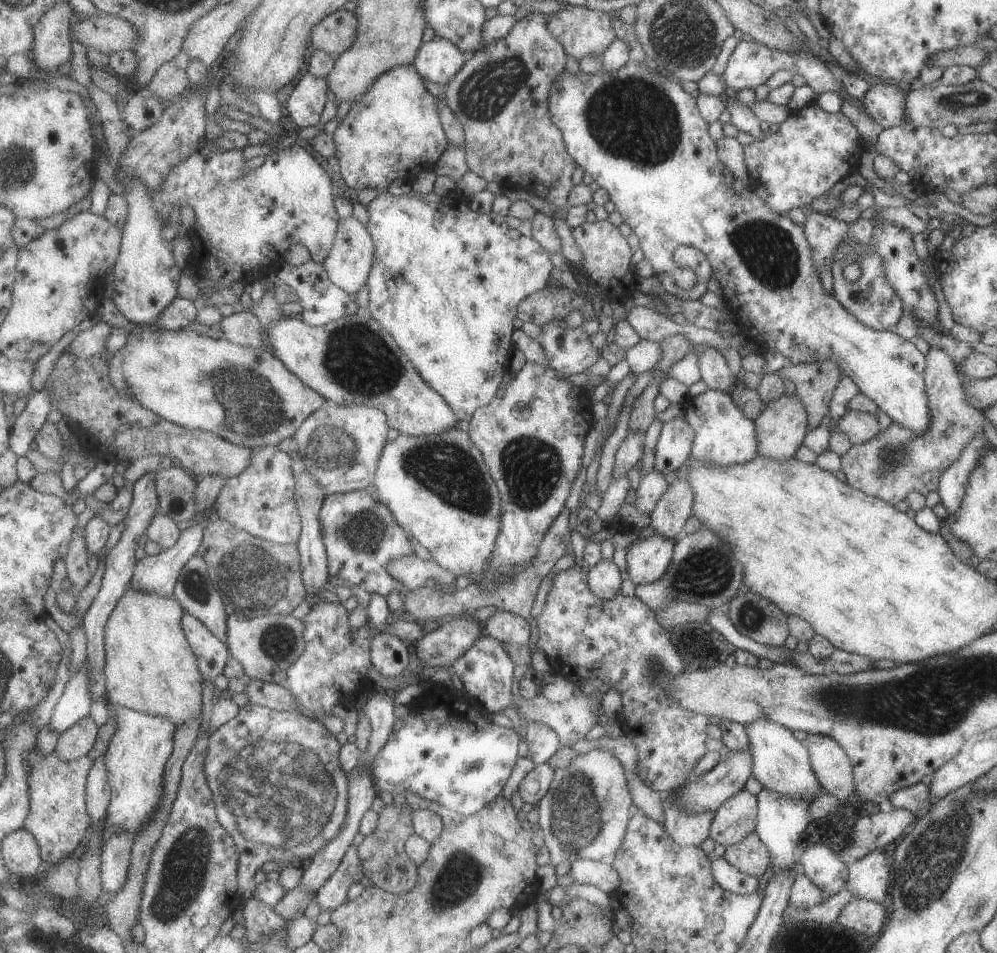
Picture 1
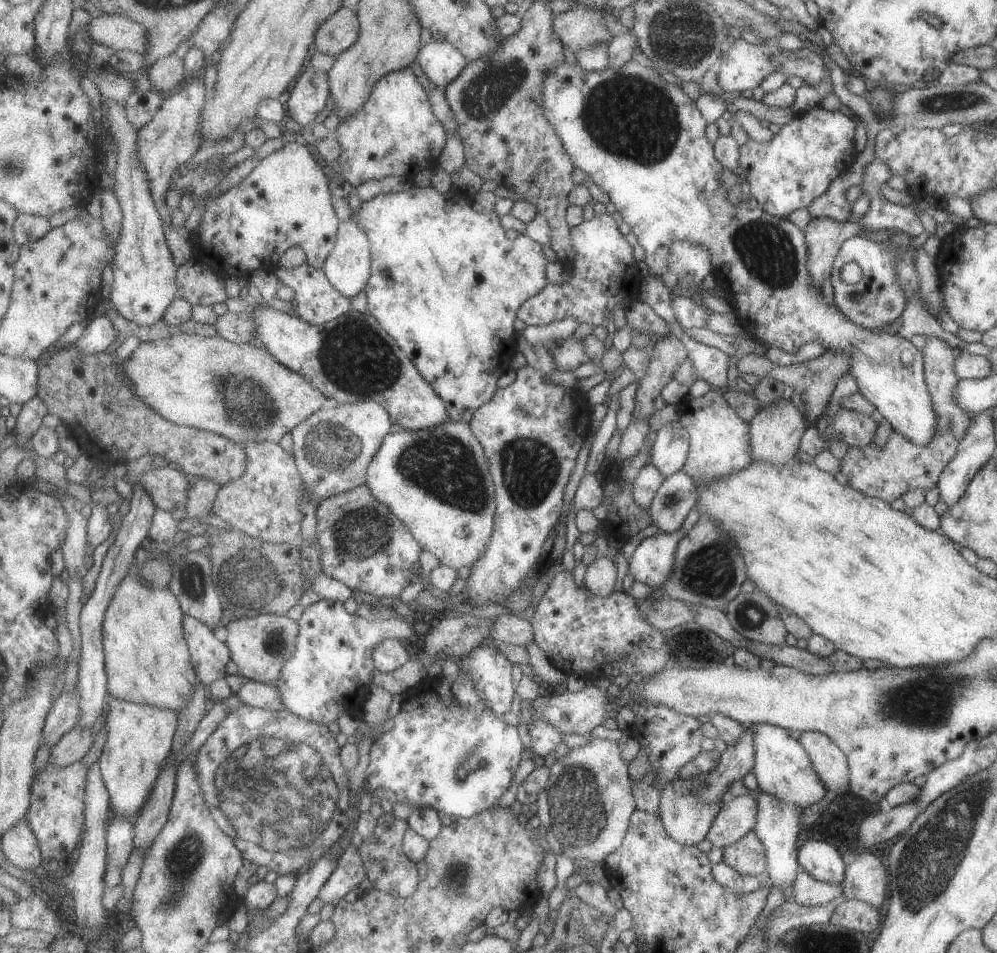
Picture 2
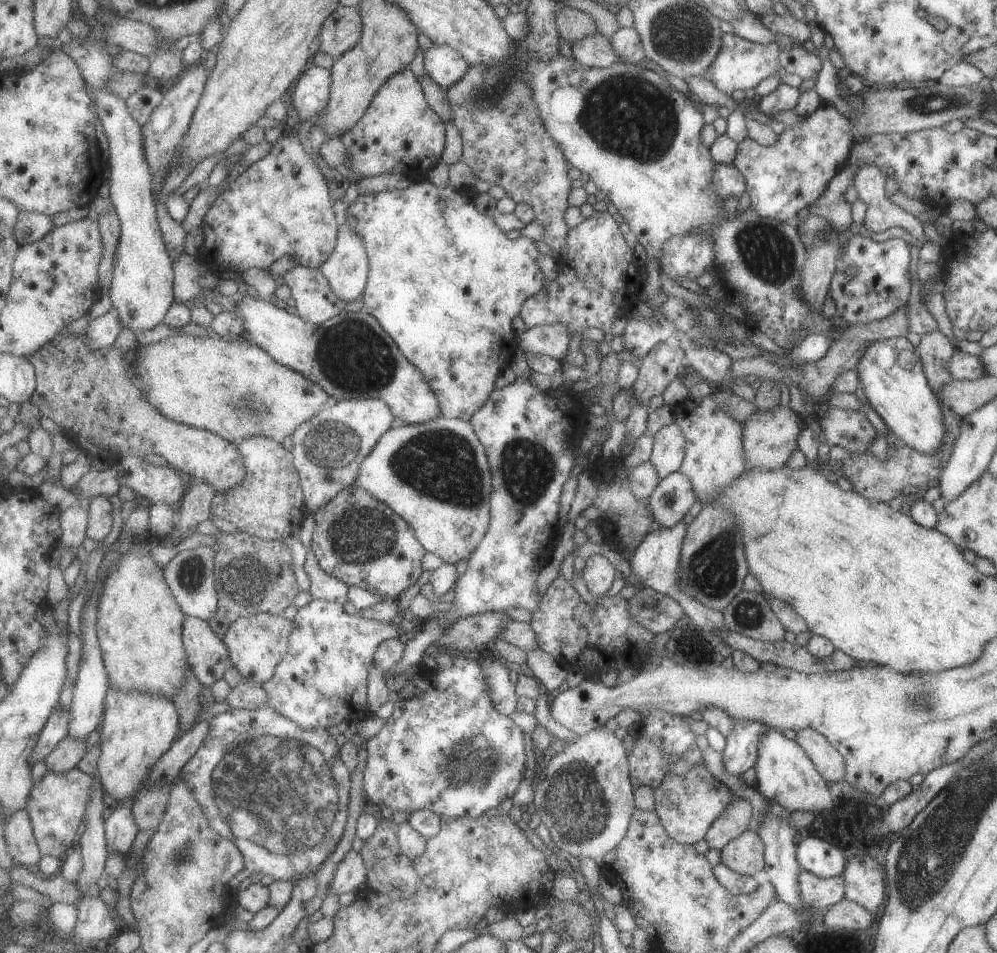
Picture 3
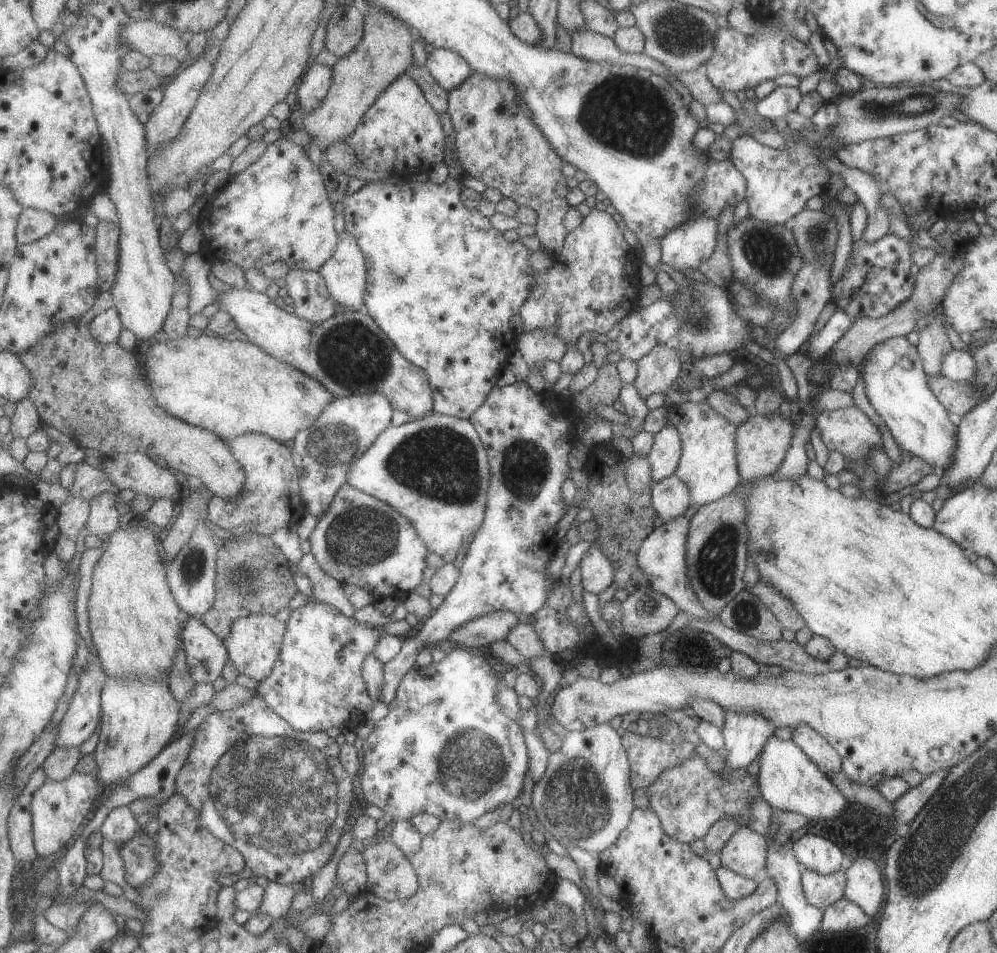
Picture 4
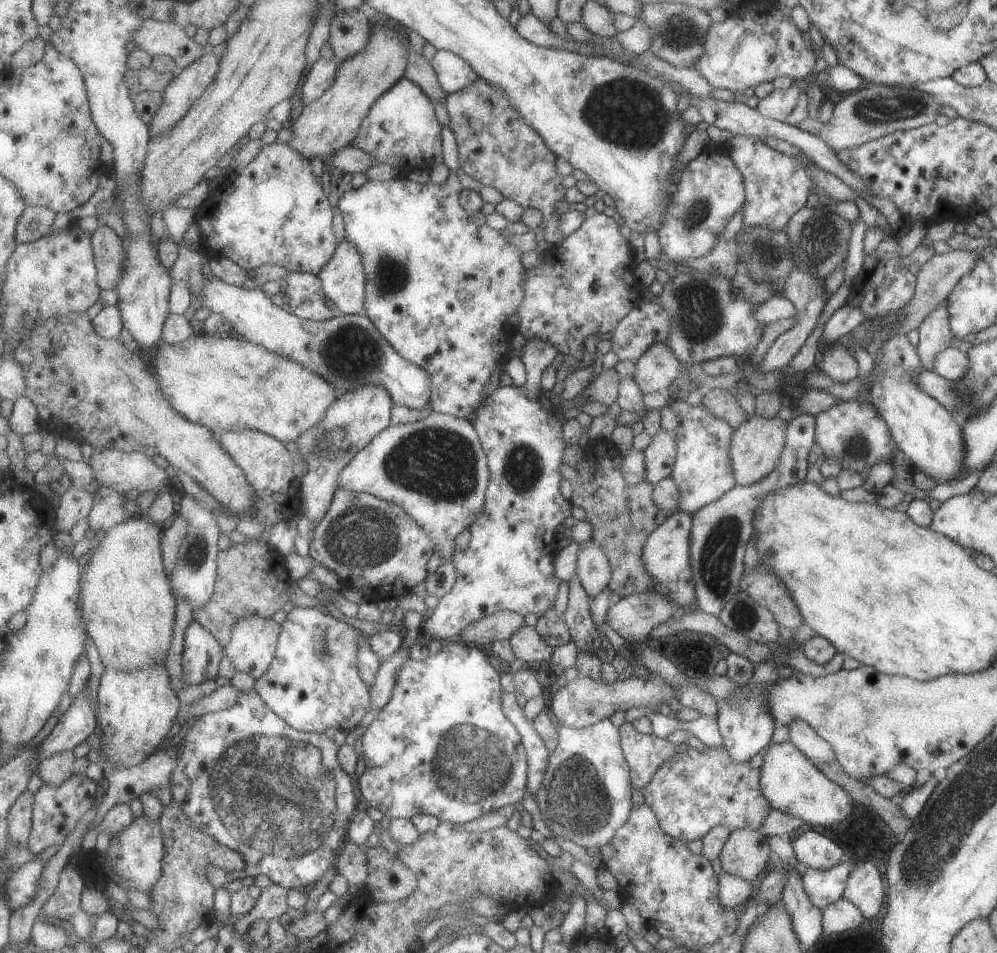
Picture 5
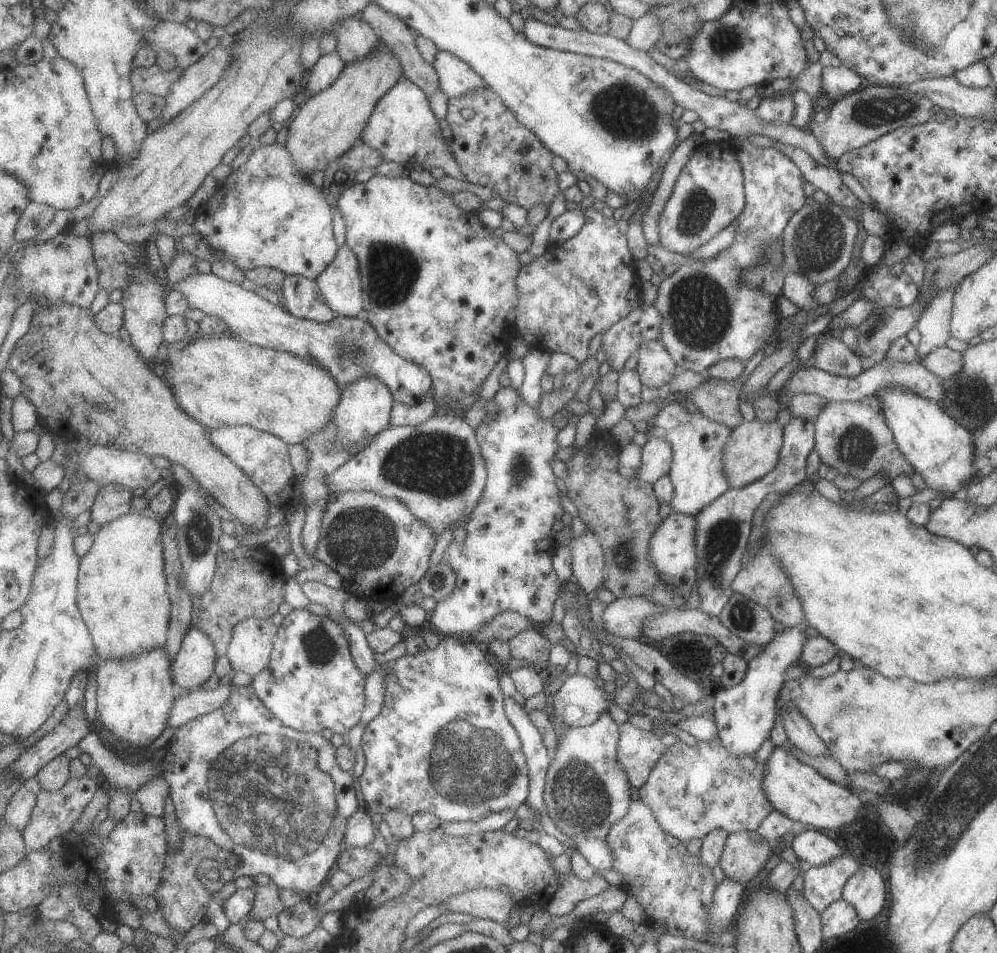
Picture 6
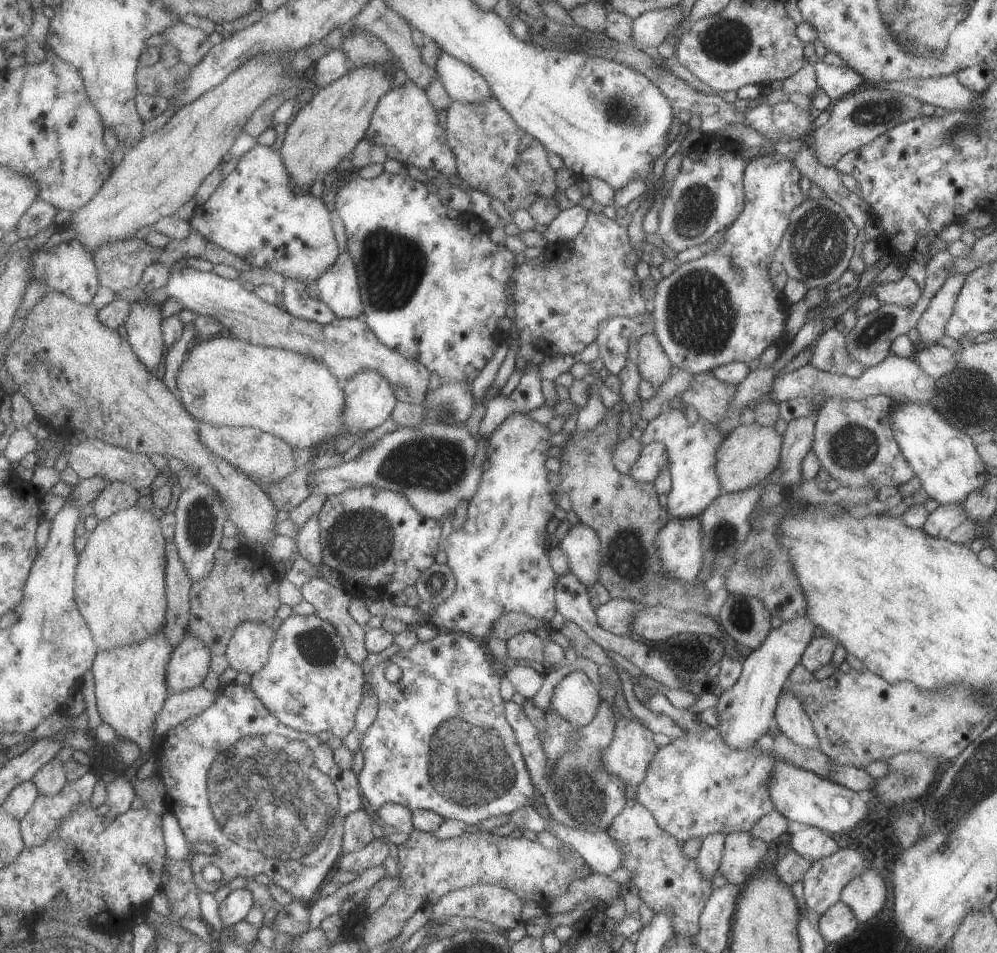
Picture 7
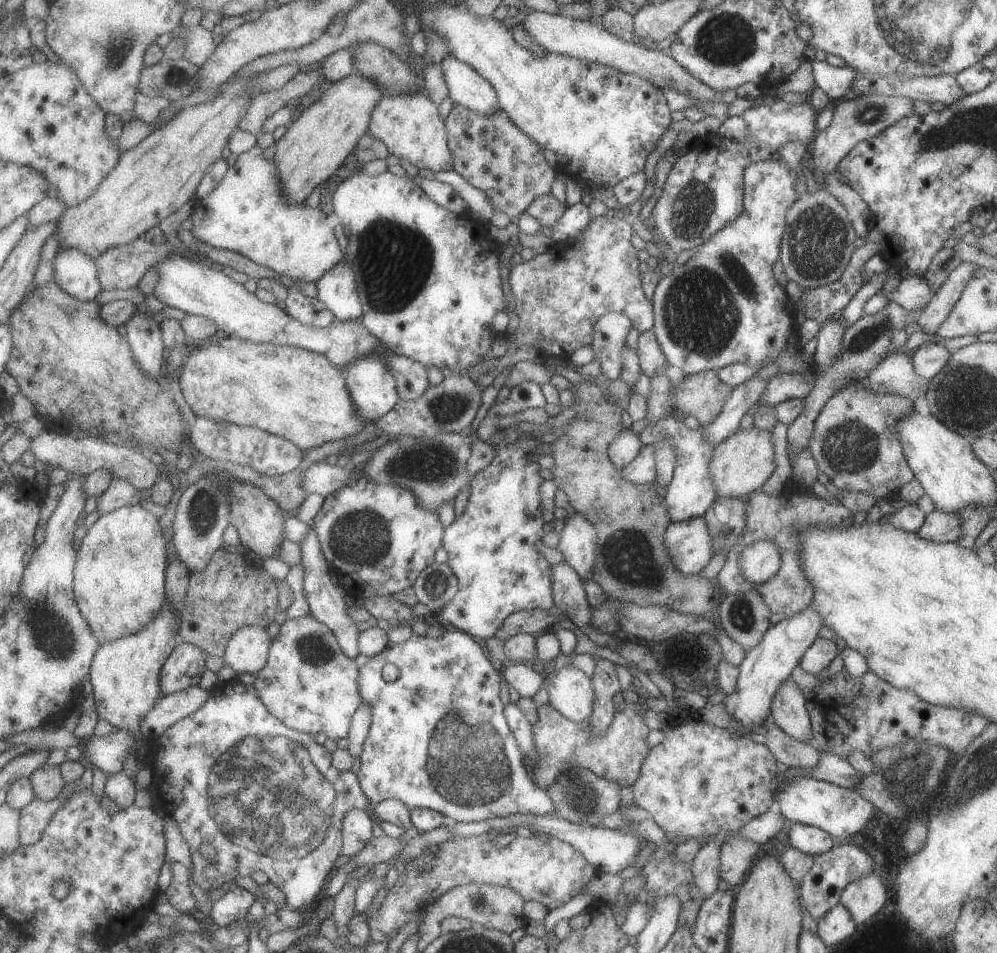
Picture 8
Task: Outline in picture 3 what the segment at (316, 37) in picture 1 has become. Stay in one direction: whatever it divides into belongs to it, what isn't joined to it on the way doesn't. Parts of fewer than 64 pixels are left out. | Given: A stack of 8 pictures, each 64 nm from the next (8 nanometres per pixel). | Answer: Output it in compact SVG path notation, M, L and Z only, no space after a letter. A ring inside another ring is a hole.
M342 5L324 25L320 50L335 56L339 61L362 40L364 29L360 8Z

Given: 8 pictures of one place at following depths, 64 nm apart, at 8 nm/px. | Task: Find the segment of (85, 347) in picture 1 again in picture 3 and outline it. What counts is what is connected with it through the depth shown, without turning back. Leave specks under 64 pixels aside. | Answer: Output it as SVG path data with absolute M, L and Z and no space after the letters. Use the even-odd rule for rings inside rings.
M114 306L108 313L91 321L86 336L95 349L112 347L124 330L120 311Z

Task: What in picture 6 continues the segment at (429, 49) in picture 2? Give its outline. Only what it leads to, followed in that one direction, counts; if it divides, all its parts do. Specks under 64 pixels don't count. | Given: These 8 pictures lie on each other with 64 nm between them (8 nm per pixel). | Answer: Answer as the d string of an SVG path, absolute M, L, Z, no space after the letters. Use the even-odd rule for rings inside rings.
M439 50L433 65L440 73L442 90L452 99L489 86L469 62L452 51Z

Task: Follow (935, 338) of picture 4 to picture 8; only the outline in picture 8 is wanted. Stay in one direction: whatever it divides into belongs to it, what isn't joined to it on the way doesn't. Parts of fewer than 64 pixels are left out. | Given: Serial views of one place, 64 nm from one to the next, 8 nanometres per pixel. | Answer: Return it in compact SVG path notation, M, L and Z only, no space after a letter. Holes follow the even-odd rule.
M962 262L958 268L954 268L950 272L948 280L940 286L940 289L932 296L932 300L921 312L920 319L917 321L919 330L929 336L937 335L938 328L942 326L942 322L946 320L946 316L950 314L950 310L960 299L966 284L970 282L970 278L974 276L978 267L975 263Z

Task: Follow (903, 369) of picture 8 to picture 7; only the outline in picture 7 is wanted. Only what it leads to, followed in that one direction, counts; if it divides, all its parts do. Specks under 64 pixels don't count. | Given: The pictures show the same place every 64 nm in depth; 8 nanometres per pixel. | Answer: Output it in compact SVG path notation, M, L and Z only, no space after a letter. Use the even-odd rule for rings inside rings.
M890 354L883 362L867 368L858 379L820 371L808 363L794 372L778 374L772 382L772 389L768 396L774 402L781 403L800 397L814 399L816 396L826 396L828 399L836 396L849 400L861 400L866 396L885 395L892 399L908 398L912 402L923 401L930 404L934 394L936 394L935 379L920 370L916 359L901 358L896 354Z

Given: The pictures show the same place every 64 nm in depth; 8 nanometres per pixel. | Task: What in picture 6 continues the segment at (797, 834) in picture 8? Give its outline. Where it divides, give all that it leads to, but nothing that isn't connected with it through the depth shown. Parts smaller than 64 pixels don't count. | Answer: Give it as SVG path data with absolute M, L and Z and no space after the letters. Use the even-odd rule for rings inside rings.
M818 830L798 833L791 846L798 860L804 865L820 866L842 856L844 850L832 838Z

